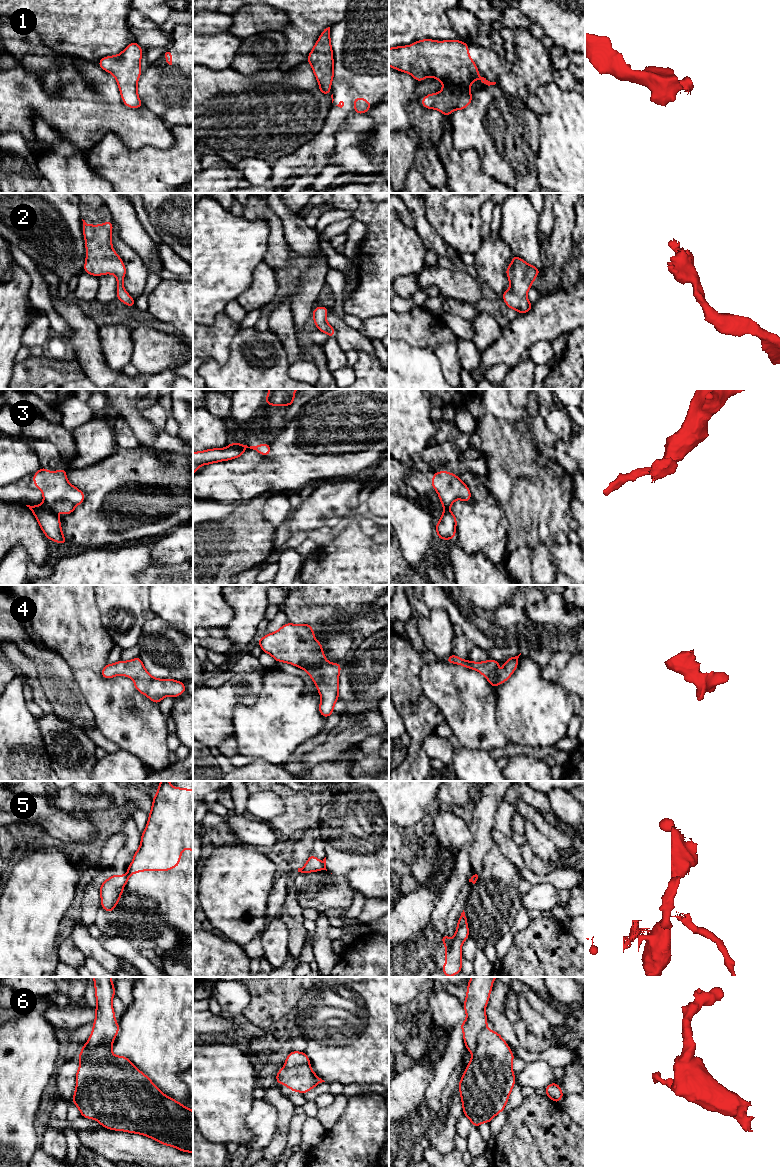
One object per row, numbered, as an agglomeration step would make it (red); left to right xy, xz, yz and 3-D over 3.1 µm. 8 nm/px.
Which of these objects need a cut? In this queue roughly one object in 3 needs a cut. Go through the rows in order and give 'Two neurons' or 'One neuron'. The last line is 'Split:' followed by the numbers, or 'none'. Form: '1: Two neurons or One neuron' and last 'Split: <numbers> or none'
1: Two neurons
2: One neuron
3: Two neurons
4: One neuron
5: Two neurons
6: Two neurons
Split: 1, 3, 5, 6

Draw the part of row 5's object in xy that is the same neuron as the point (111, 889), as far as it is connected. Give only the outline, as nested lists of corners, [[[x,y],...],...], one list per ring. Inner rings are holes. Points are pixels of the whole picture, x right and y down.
[[[113,874],[109,879],[103,881],[100,887],[100,895],[101,907],[105,911],[111,912],[115,909],[126,883],[127,876],[119,874]]]

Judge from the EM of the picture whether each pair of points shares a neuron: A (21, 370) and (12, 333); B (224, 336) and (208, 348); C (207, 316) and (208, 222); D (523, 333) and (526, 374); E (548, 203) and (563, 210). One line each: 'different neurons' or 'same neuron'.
A: different neurons
B: same neuron
C: same neuron
D: different neurons
E: different neurons

